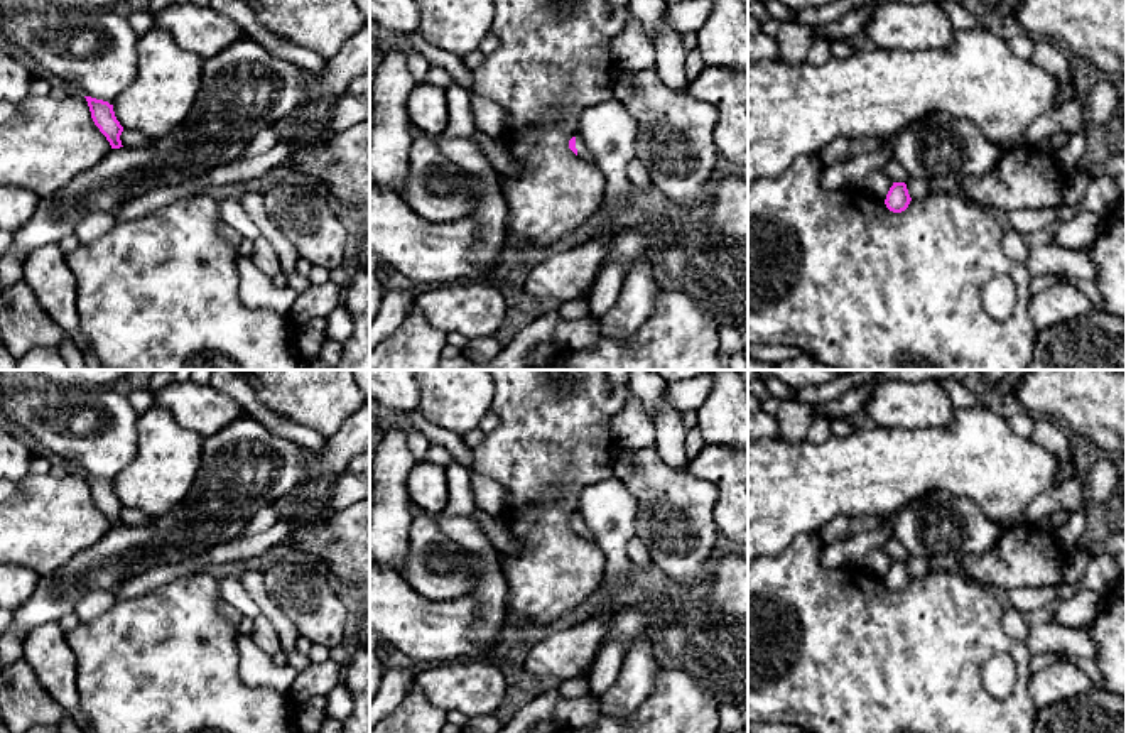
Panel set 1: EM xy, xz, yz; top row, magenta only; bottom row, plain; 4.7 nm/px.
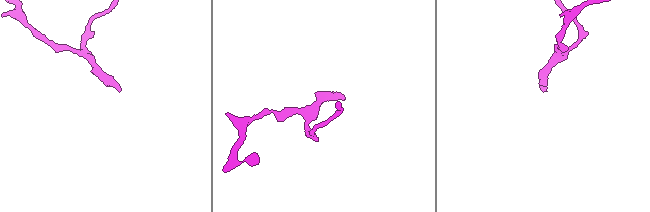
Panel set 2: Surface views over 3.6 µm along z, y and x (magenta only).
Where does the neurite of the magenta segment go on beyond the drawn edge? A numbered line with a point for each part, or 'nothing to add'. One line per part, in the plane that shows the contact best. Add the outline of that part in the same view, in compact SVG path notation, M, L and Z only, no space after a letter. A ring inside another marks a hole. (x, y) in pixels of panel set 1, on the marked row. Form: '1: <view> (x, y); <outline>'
1: xz (583, 151); M576 137L576 149L577 149L577 157L589 160L594 164L594 155L593 152L586 147L581 137Z

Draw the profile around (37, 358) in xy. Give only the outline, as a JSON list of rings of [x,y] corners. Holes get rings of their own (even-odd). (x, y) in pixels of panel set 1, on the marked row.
[[[42,346],[29,350],[17,360],[15,370],[69,370],[57,348]]]

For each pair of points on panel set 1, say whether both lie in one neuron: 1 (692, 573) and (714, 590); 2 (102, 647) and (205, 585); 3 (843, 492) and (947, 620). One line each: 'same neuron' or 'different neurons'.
1: different neurons
2: same neuron
3: different neurons

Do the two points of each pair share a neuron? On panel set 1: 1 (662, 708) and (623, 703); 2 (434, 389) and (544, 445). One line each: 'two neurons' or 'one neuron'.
1: two neurons
2: two neurons

